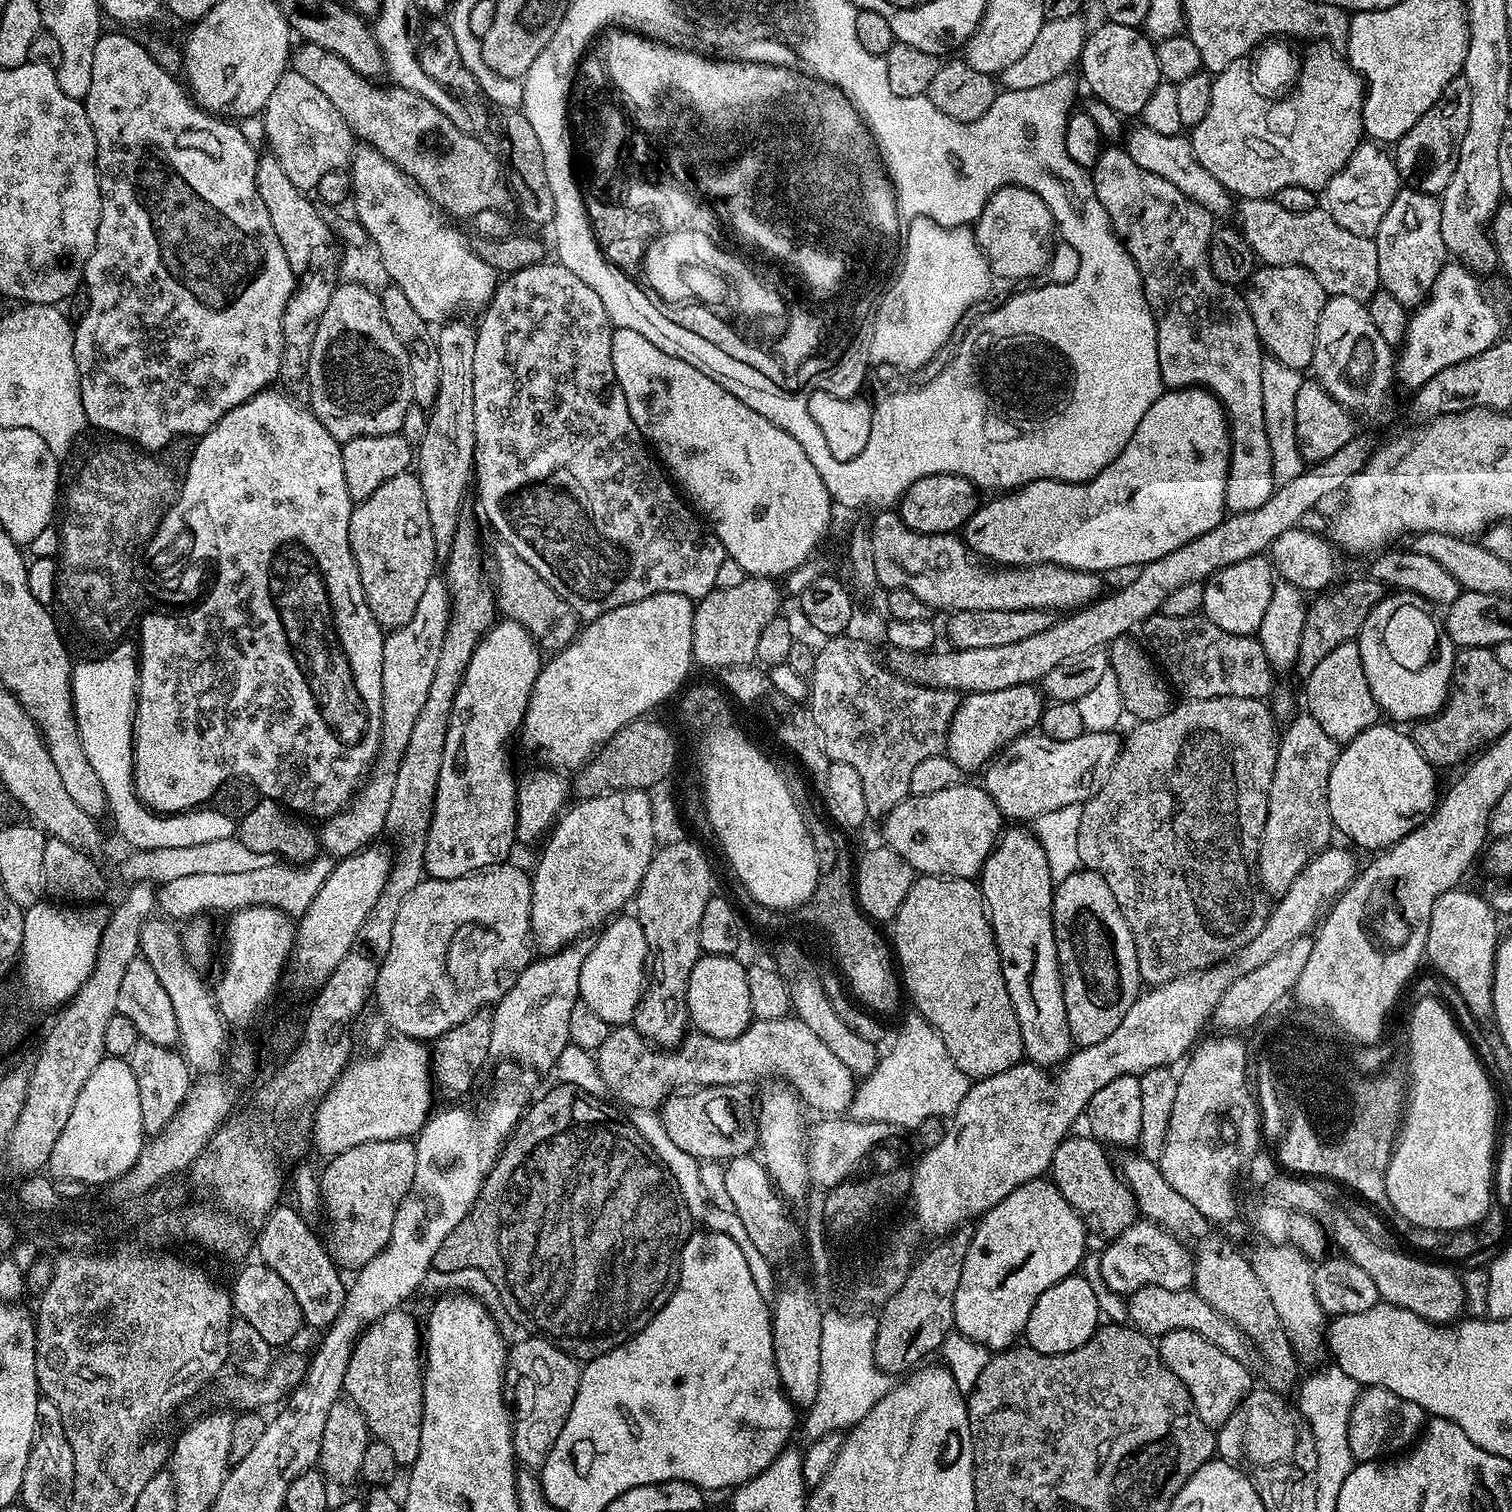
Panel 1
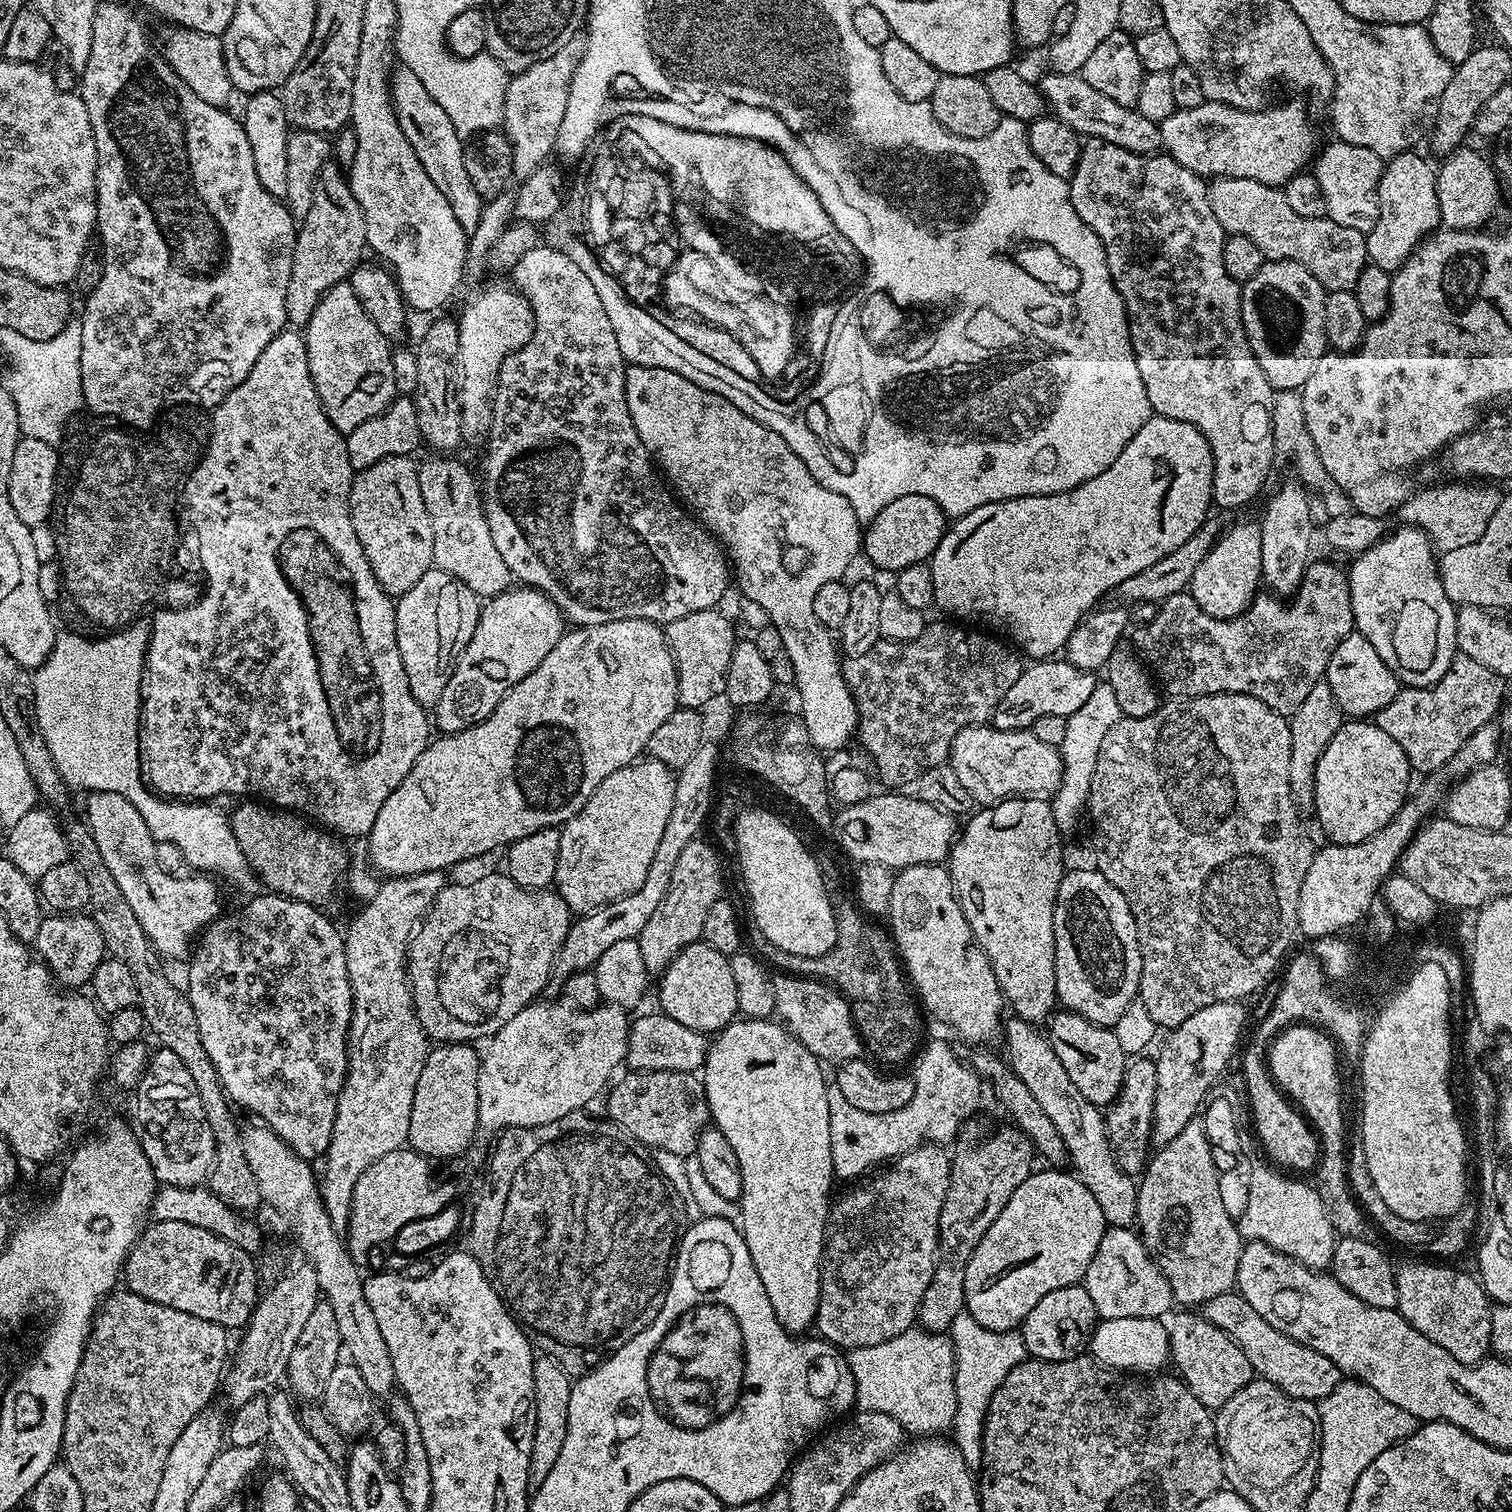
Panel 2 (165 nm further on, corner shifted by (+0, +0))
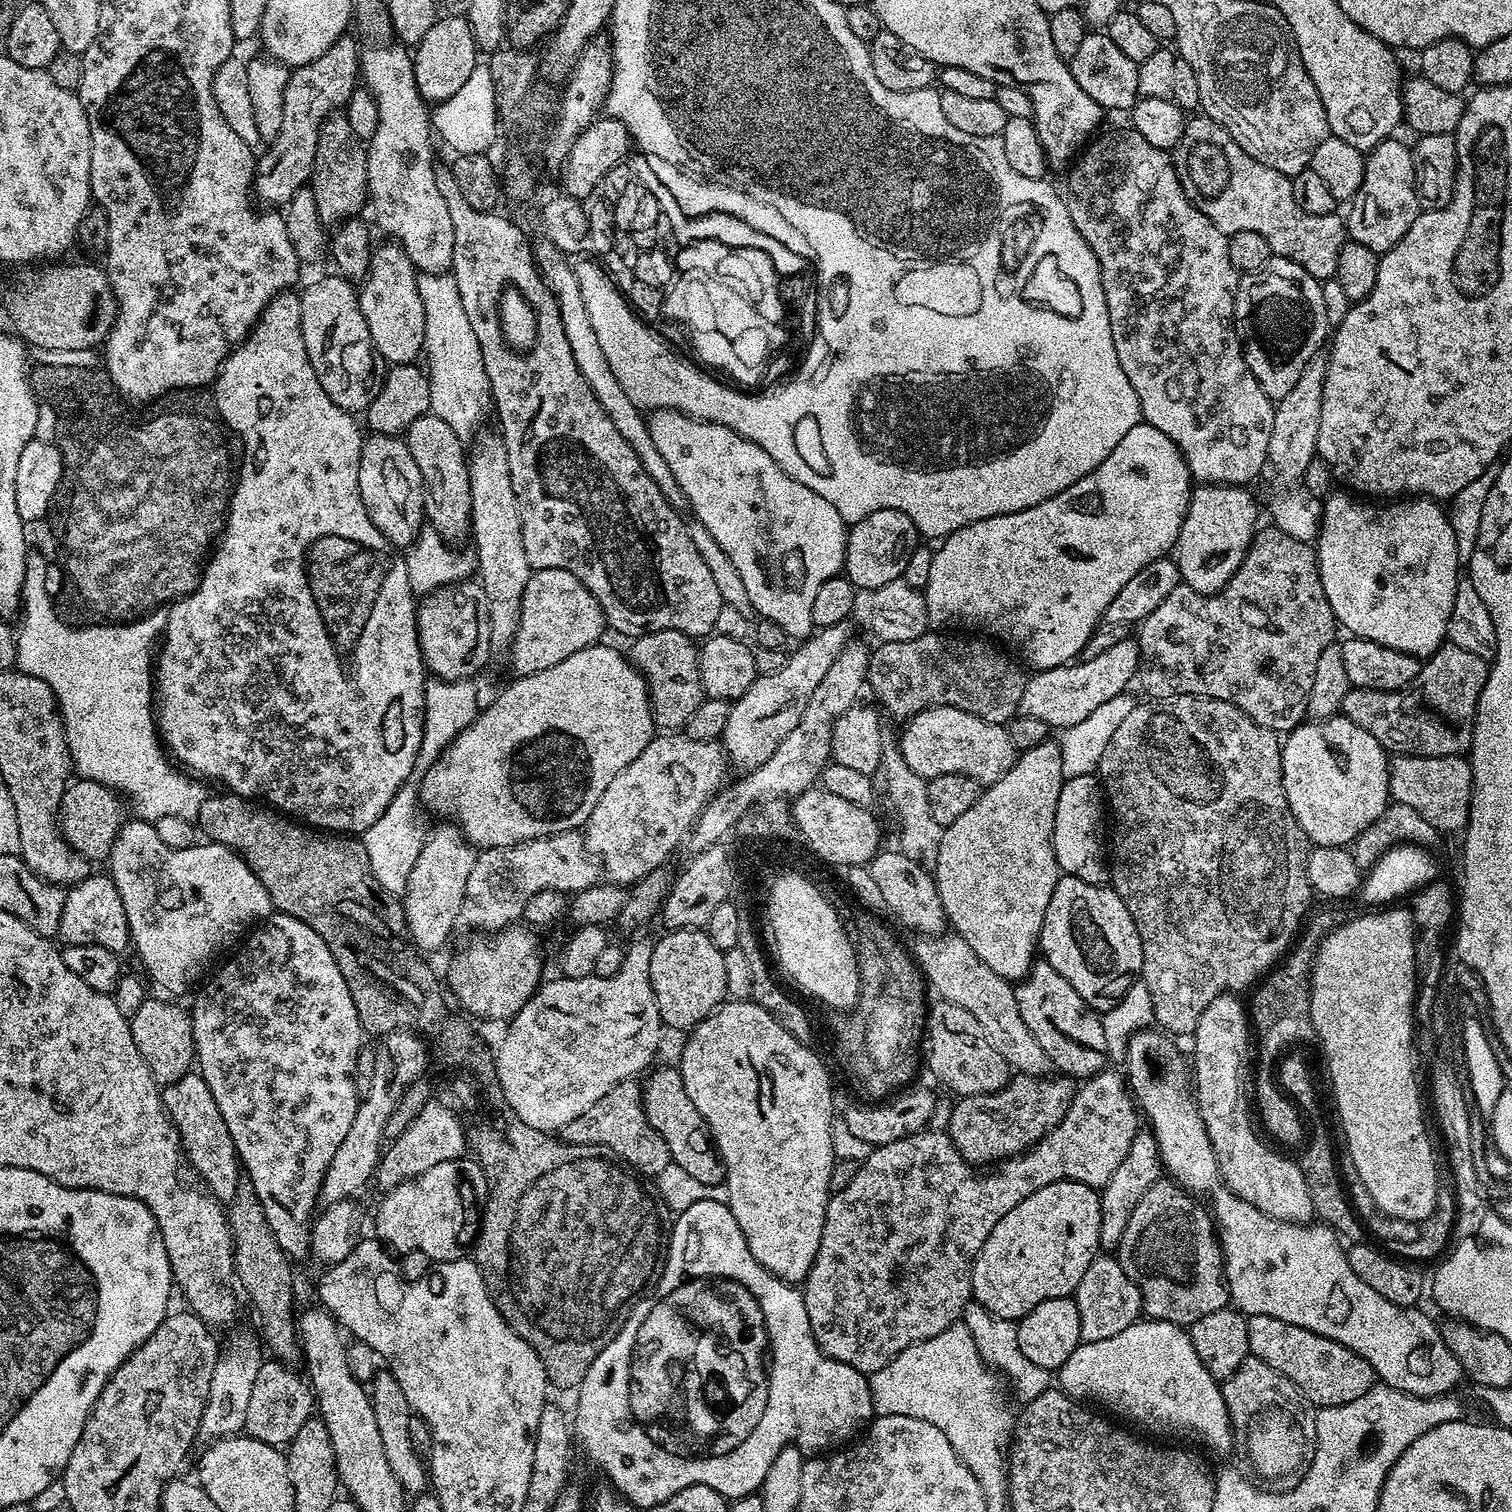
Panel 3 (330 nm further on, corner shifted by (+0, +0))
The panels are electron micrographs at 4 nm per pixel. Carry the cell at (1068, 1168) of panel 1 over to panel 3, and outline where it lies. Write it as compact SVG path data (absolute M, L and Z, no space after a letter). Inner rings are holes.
M949 1000L933 1003L926 1017L926 1031L922 1041L922 1060L936 1075L940 1084L945 1084L957 1097L977 1096L983 1092L997 1092L1010 1079L1010 1069L1002 1054L990 1046L988 1035L978 1026L970 1010L951 1004Z

